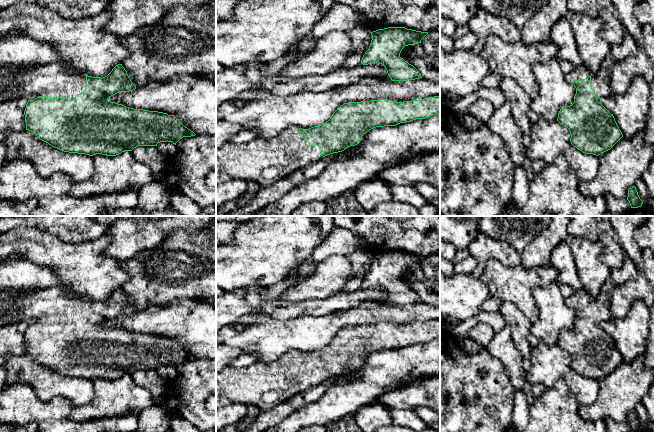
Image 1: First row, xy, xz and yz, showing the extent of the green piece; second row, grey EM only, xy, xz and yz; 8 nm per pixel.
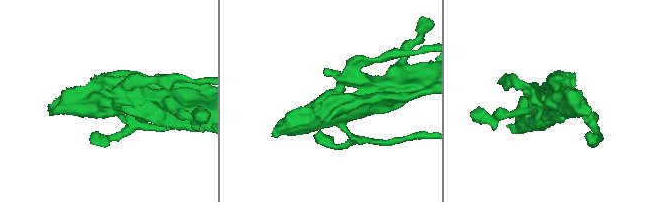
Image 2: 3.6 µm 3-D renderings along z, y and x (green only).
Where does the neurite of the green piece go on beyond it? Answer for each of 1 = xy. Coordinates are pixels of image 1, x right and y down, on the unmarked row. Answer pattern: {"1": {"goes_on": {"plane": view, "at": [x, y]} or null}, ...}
{"1": {"goes_on": {"plane": "xy", "at": [53, 304]}}}

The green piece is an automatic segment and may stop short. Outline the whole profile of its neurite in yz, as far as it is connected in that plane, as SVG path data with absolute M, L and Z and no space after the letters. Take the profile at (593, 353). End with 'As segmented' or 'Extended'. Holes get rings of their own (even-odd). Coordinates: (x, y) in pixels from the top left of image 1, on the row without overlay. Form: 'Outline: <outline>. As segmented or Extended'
Outline: M624 252L623 267L619 270L611 270L609 278L602 286L601 292L596 299L592 299L583 288L574 291L565 299L567 306L573 308L576 312L576 318L572 329L560 333L557 345L569 353L571 368L583 377L598 380L610 374L623 361L613 338L602 329L601 323L613 317L610 309L612 289L618 284L635 278L637 275L638 270L636 266Z. Extended

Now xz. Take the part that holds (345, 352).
Outline: M440 320L395 326L387 323L344 327L320 350L302 353L289 350L270 362L257 361L247 367L227 366L216 373L216 409L233 403L255 405L266 411L323 381L360 367L362 360L376 351L396 350L440 337Z. Extended

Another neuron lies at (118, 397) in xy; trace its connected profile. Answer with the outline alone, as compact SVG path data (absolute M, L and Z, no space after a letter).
M124 375L116 380L96 378L91 382L93 400L75 407L70 413L71 420L82 422L124 416L127 413L140 413L157 405L150 391L138 386L131 375Z

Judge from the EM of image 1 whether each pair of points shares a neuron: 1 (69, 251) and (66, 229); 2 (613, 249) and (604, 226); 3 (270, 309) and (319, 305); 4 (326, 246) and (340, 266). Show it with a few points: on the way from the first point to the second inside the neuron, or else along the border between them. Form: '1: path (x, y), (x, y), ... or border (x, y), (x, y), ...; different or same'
1: border (46, 232), (68, 241), (91, 240); different
2: path (611, 243), (606, 232); same
3: path (282, 310), (296, 310), (307, 307); same
4: border (345, 254), (331, 254), (317, 265); different

